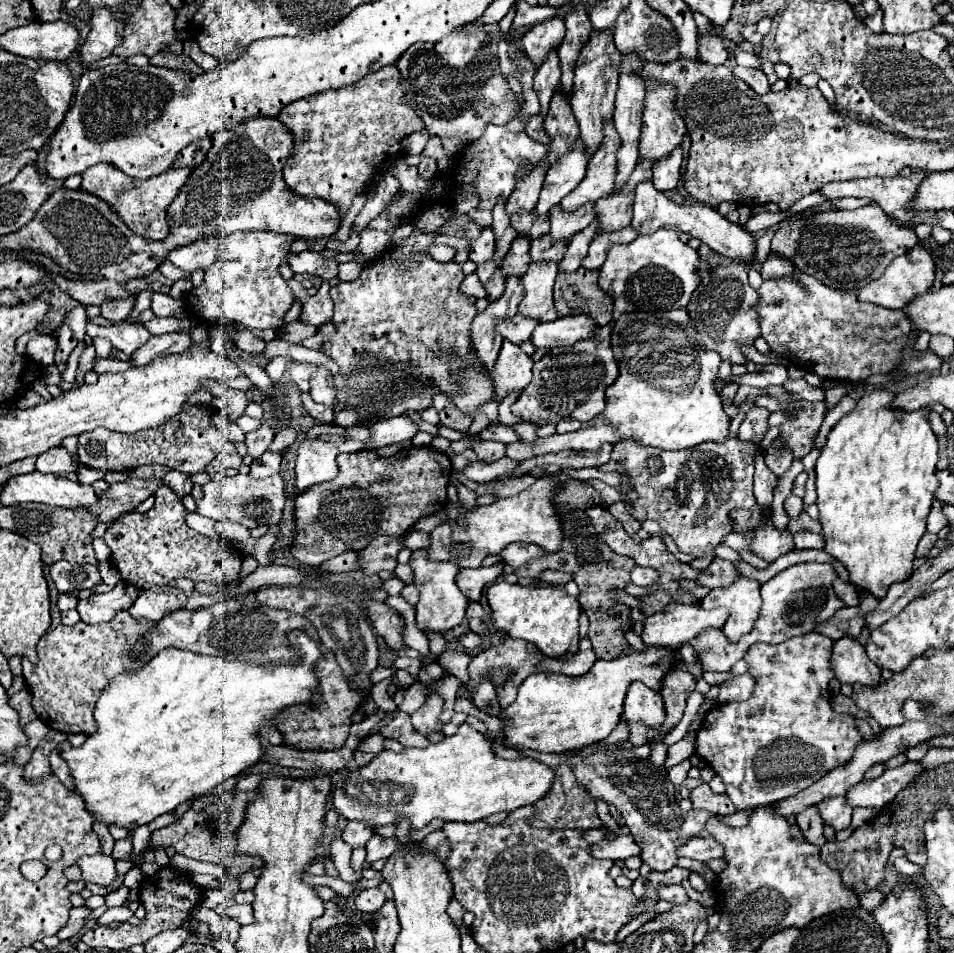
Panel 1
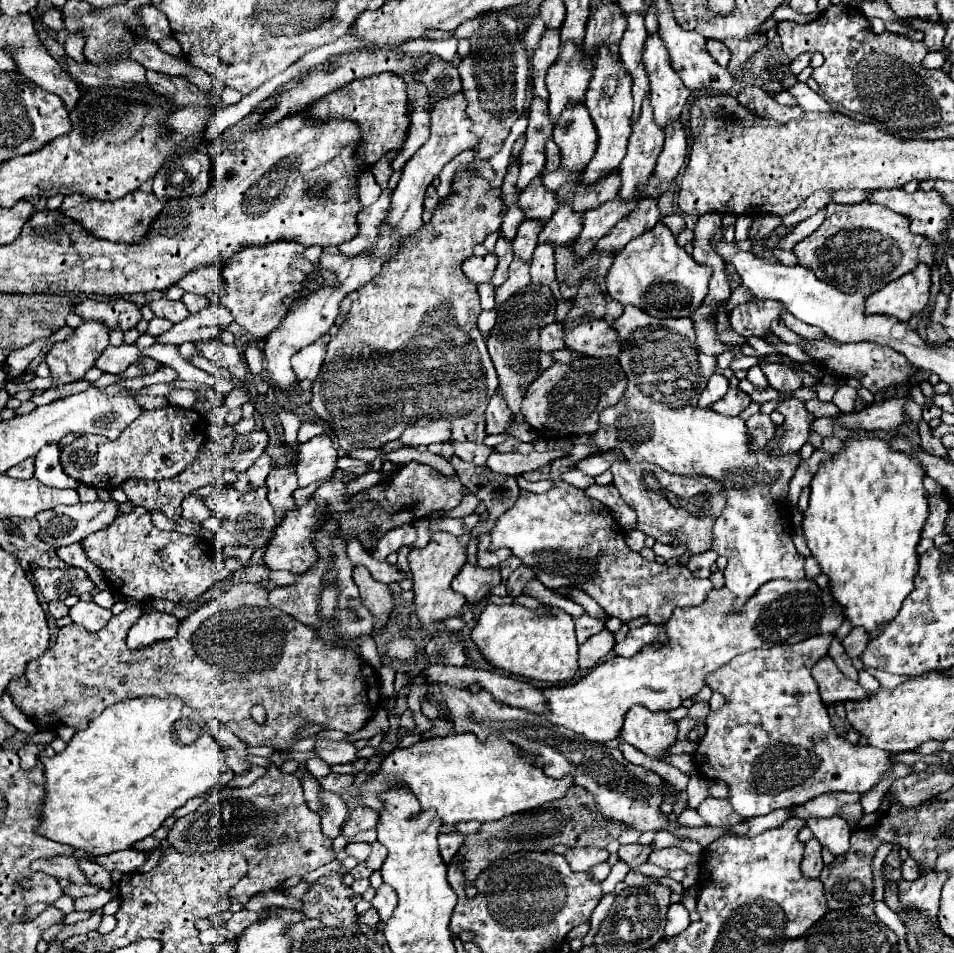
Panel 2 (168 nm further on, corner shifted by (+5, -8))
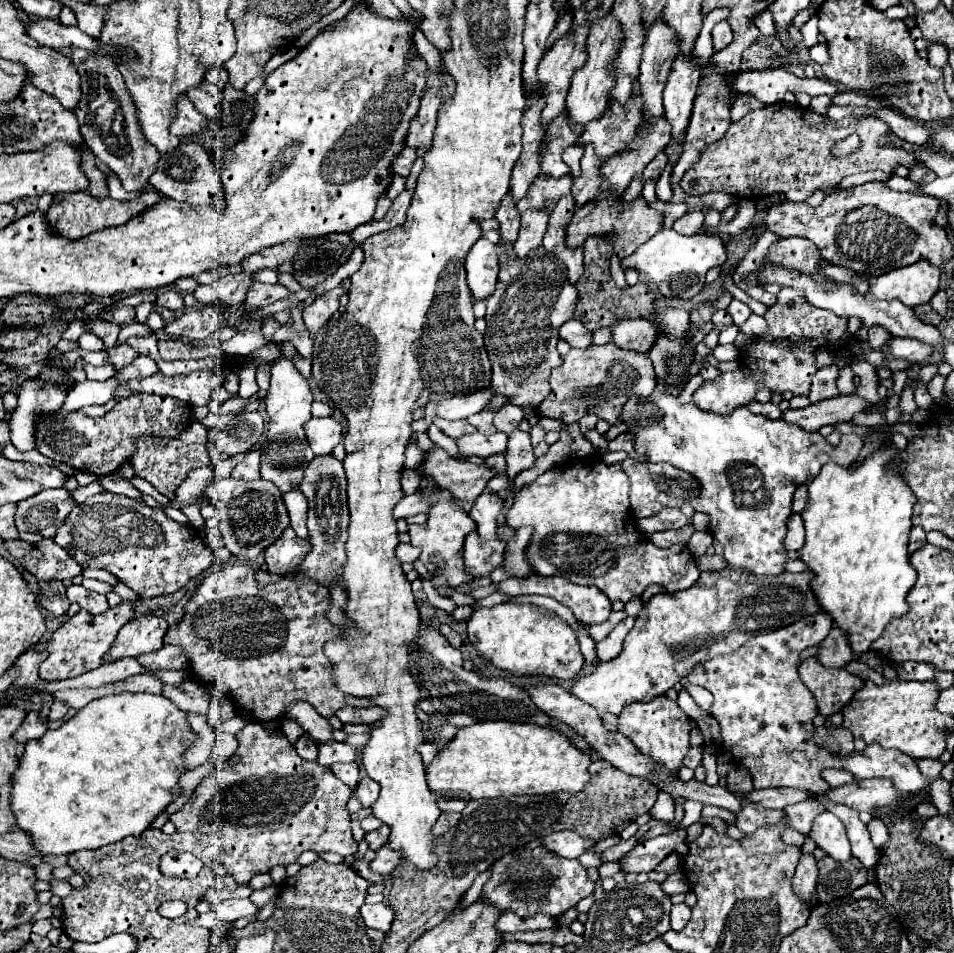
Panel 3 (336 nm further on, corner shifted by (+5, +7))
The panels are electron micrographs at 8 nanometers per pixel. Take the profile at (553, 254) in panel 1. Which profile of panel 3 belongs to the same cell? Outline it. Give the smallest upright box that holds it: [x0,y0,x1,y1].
[571,145,603,207]

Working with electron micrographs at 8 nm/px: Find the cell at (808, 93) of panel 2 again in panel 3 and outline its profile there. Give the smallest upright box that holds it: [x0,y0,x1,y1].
[877,109,931,145]

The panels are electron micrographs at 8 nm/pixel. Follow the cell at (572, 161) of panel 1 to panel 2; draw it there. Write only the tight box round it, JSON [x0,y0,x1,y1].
[543,104,597,194]

